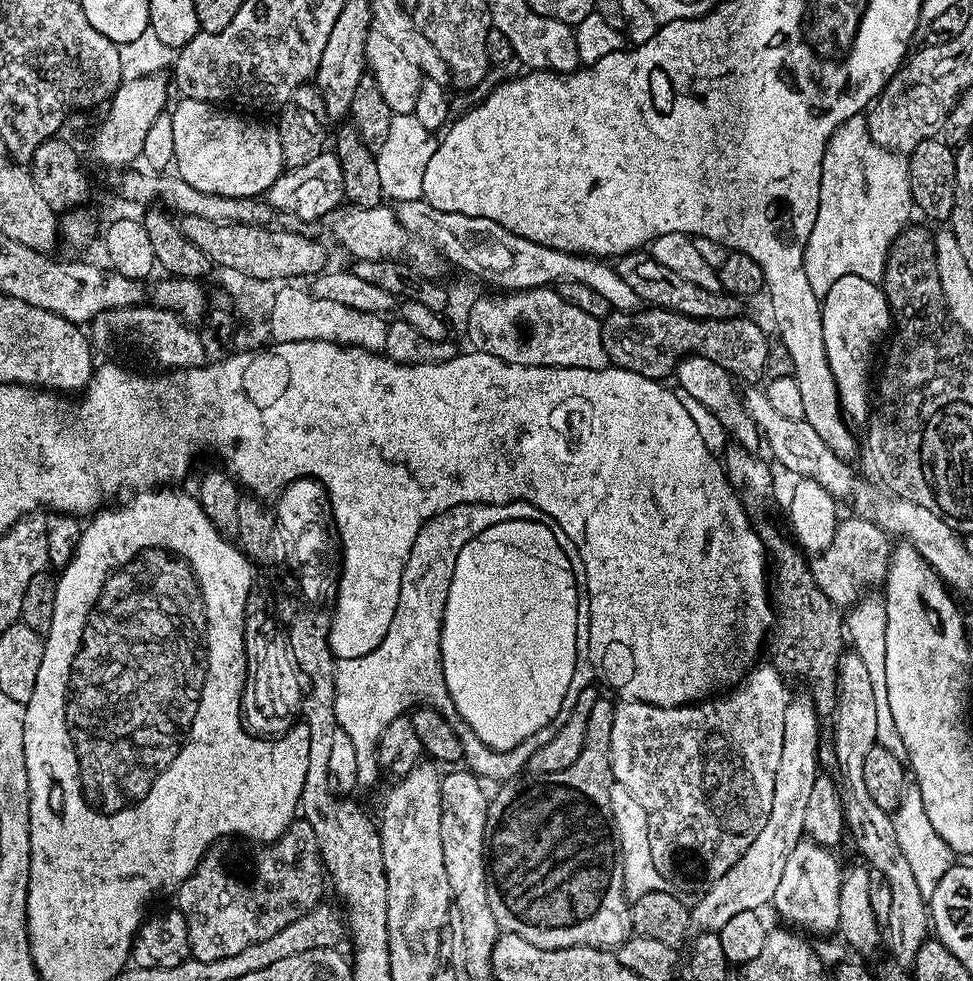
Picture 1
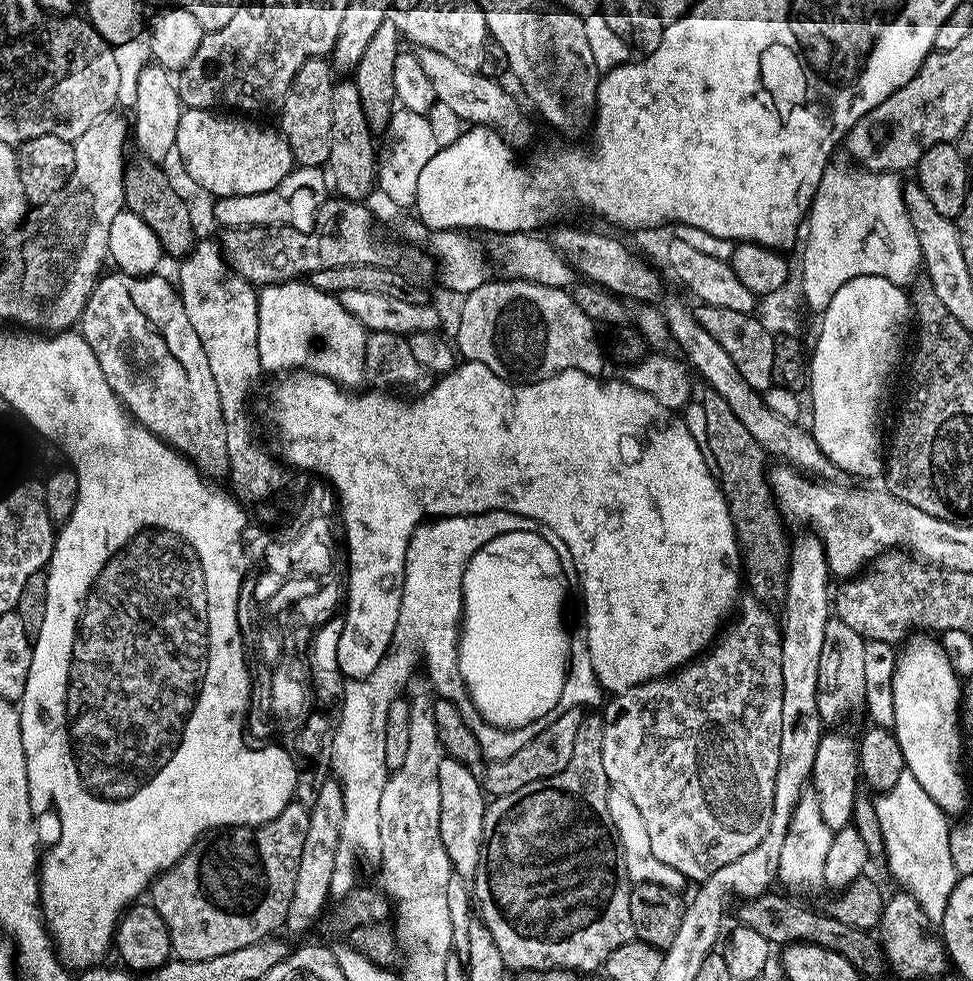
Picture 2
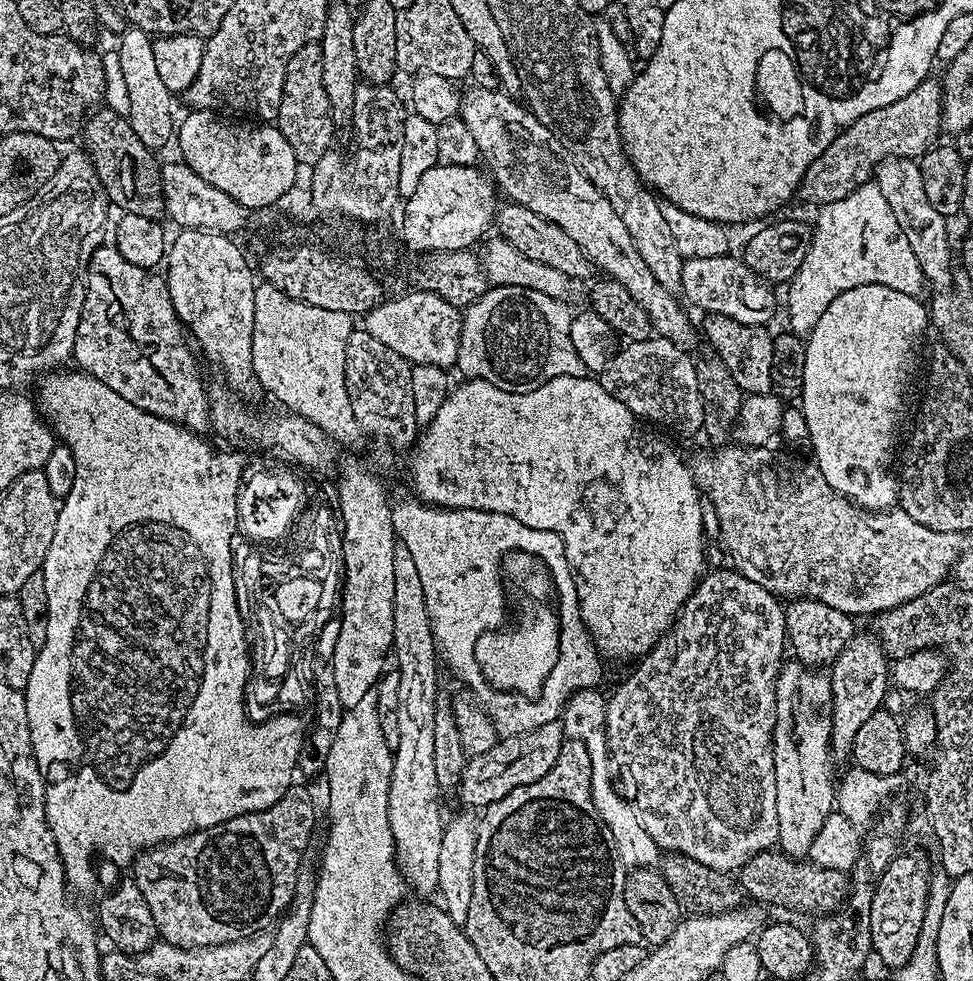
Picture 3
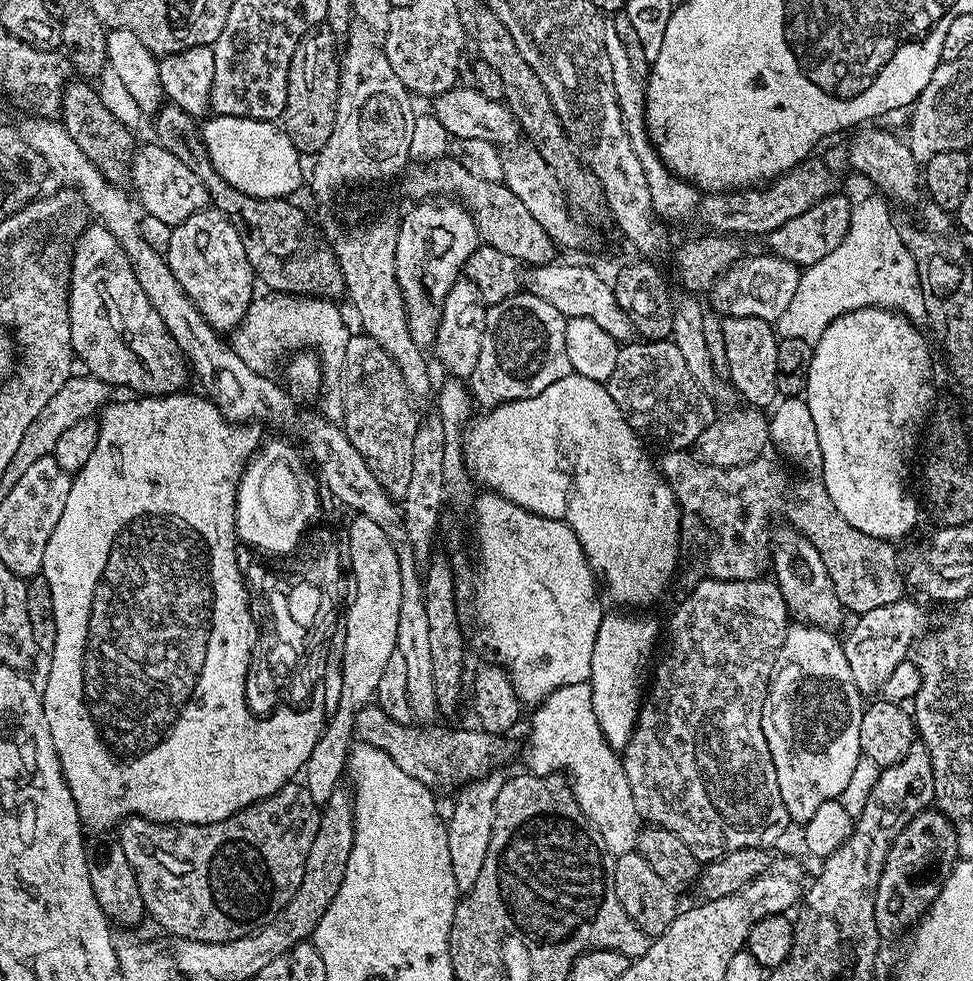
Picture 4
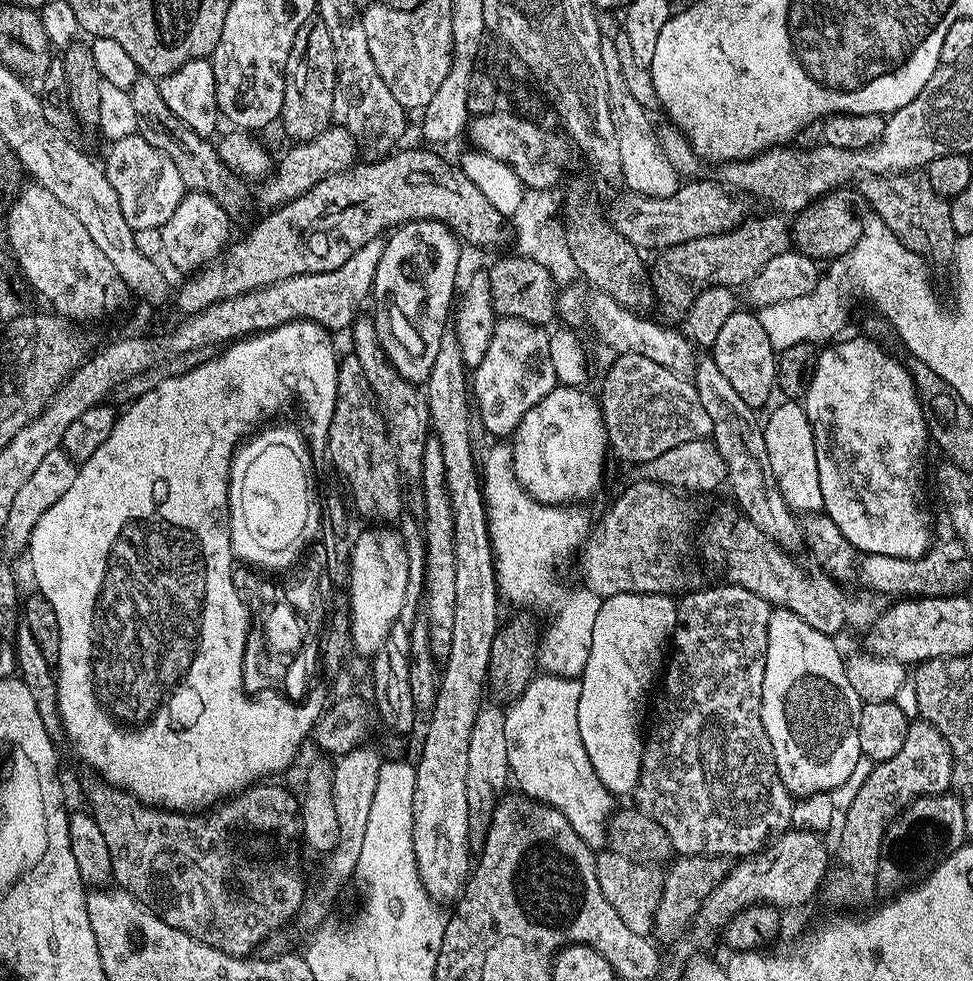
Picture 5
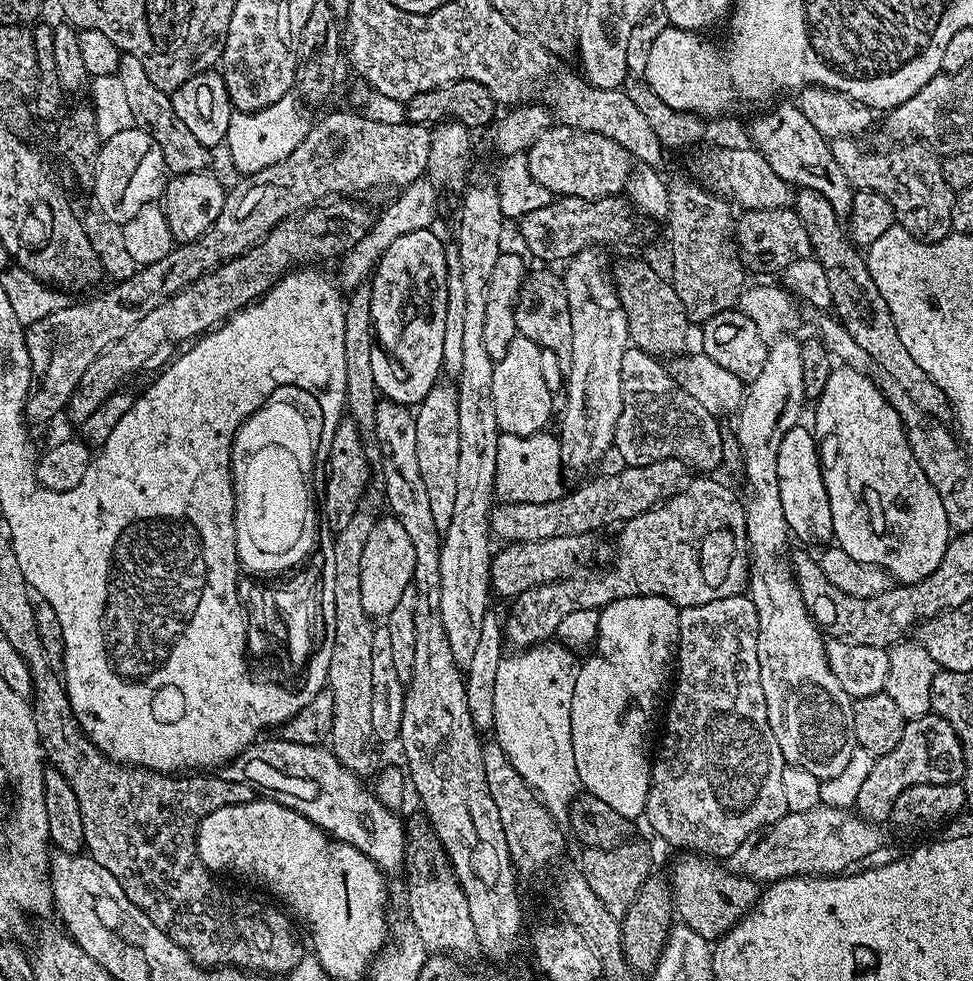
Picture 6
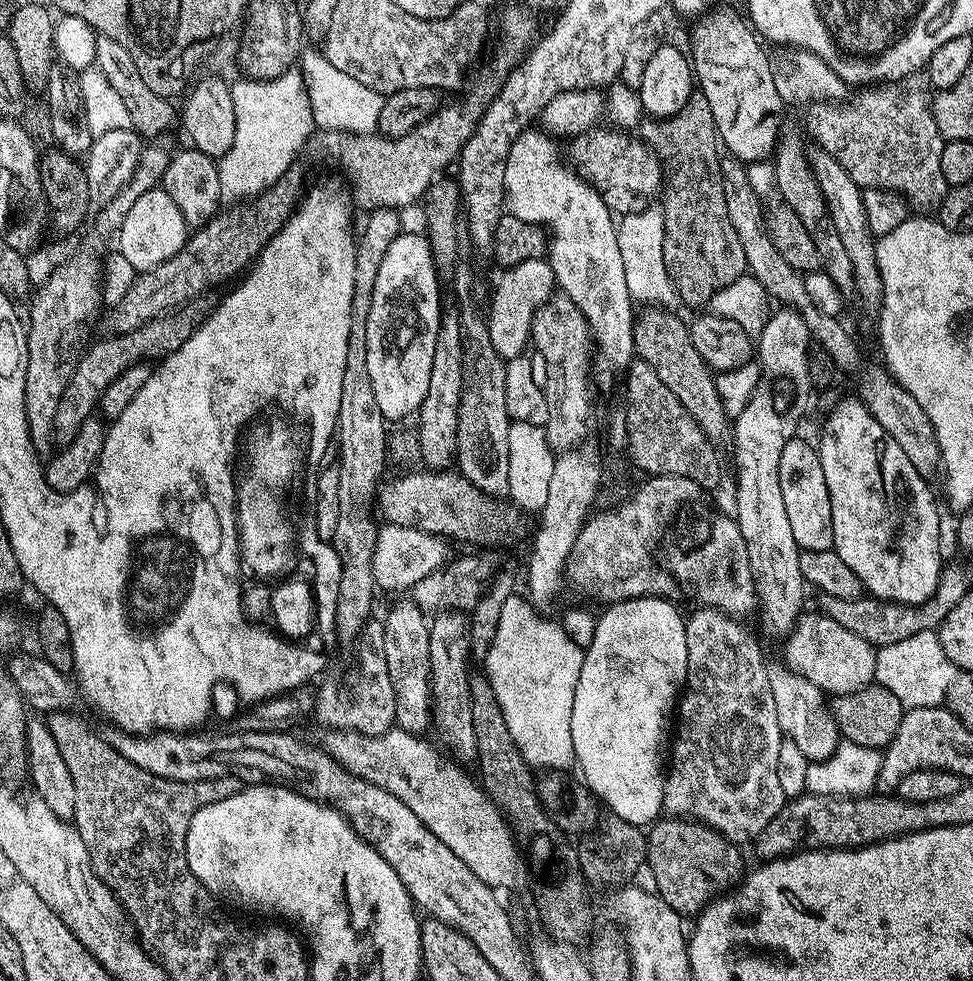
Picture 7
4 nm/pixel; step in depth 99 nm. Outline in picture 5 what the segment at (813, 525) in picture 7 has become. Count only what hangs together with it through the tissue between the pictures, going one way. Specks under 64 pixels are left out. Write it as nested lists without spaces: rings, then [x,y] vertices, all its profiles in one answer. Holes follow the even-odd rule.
[[[788,398],[763,421],[763,446],[768,455],[768,472],[779,488],[782,498],[797,514],[819,513],[824,507],[822,482],[818,482],[818,454],[810,418],[803,403]]]

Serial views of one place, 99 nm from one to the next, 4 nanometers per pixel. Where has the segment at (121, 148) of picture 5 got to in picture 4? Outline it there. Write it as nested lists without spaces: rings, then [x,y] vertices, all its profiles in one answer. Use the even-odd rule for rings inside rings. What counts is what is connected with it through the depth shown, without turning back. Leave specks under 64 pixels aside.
[[[155,142],[144,144],[141,148],[139,145],[135,149],[130,165],[130,180],[131,176],[131,191],[139,207],[144,207],[143,211],[147,215],[167,224],[183,224],[184,220],[195,212],[205,211],[209,207],[208,188],[198,178],[198,174],[194,174],[194,170],[189,170],[185,164],[178,162],[178,158],[170,154],[170,150]]]

